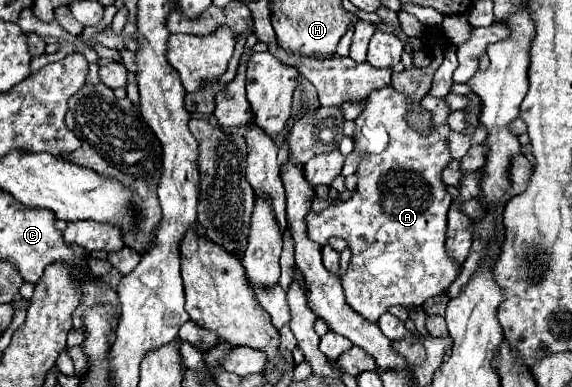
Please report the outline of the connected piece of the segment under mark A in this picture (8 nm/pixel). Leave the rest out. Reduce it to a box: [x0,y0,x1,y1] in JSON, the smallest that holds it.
[306,86,462,322]

